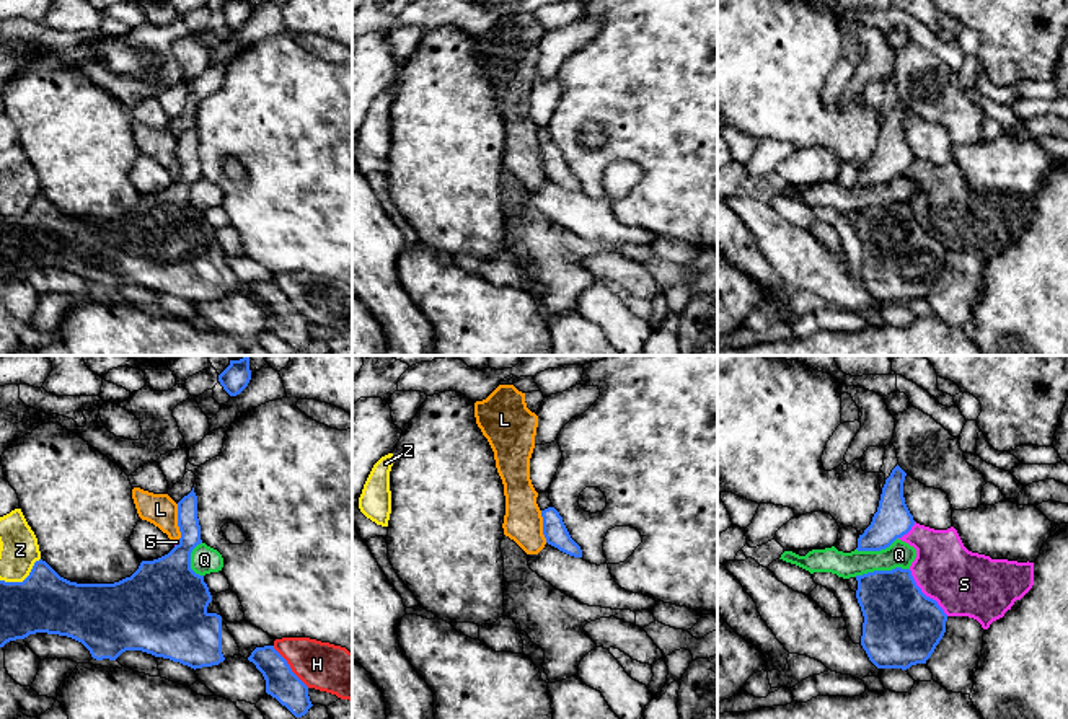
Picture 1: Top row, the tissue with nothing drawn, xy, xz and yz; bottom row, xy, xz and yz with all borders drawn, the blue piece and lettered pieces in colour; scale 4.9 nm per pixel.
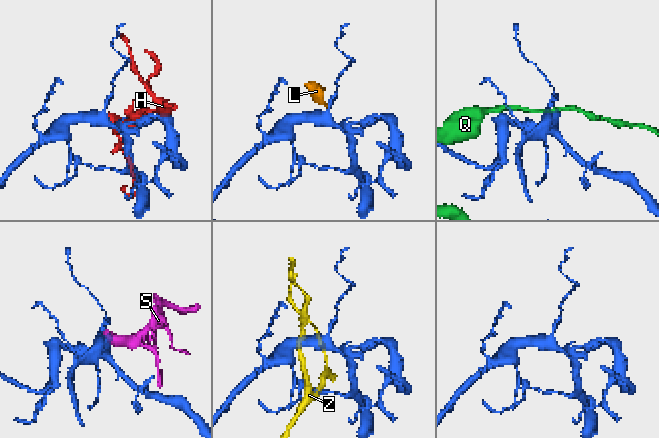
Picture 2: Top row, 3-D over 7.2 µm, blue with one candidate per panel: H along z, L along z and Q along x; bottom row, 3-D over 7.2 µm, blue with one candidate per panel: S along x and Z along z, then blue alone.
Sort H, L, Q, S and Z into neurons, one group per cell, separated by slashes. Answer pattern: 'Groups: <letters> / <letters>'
Groups: H / L S / Q / Z

